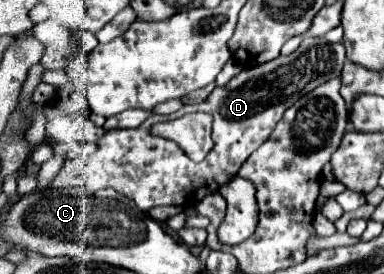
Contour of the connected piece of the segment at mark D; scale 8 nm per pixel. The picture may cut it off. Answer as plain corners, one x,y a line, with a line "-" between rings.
305,37
295,53
269,63
243,69
225,87
217,87
203,103
187,105
181,111
205,111
213,115
213,149
201,163
193,163
185,157
177,143
154,136
149,127
155,123
171,121
171,115
151,115
145,123
135,129
111,129
97,141
97,151
87,155
83,163
75,165
75,159
67,159
51,181
51,187
85,187
89,191
113,187
115,191
131,197
141,211
149,211
159,205
187,207
201,201
203,197
217,193
219,187
227,185
239,171
241,163
265,143
283,117
285,109
291,107
299,97
307,95
321,83
341,75
345,63
343,43
329,43
325,37

